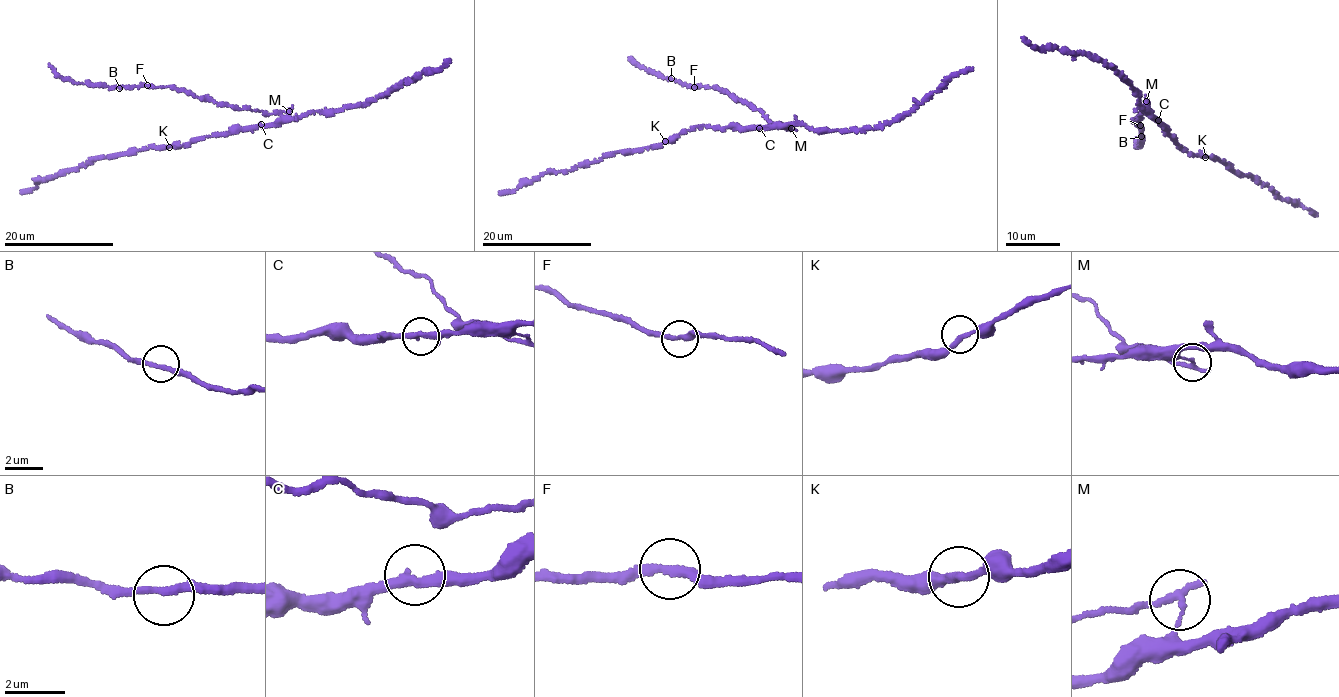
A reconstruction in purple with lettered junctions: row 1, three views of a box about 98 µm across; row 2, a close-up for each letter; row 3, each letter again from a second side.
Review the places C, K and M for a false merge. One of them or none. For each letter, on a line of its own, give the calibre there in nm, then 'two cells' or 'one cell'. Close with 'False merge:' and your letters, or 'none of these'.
C: 300 nm thick; one cell
K: 240 nm thick; one cell
M: 240 nm thick; two cells
False merge: M

